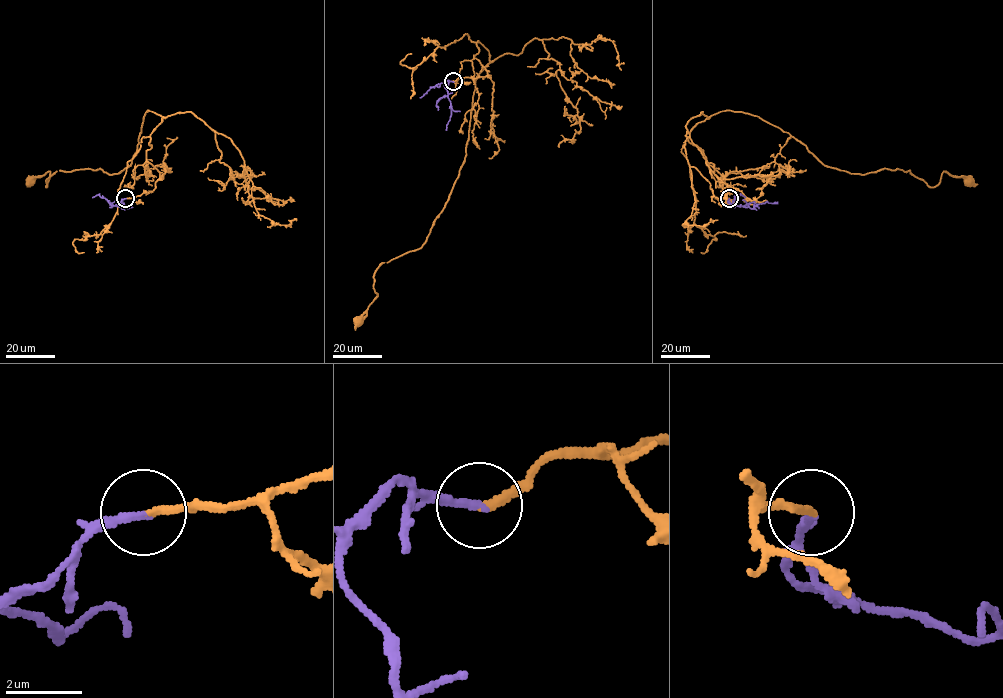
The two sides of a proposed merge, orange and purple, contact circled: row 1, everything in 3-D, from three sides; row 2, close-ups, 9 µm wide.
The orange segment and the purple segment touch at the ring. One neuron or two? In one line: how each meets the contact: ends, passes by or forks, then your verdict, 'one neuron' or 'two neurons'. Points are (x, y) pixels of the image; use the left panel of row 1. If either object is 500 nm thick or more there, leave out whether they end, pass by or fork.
orange ends; purple ends; one neuron

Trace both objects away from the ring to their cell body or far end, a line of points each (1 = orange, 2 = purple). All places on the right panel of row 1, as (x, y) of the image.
1: (729, 198), (688, 140), (729, 110), (788, 132), (828, 167), (967, 182)
2: (729, 198), (728, 203), (751, 208), (767, 201), (778, 202)

